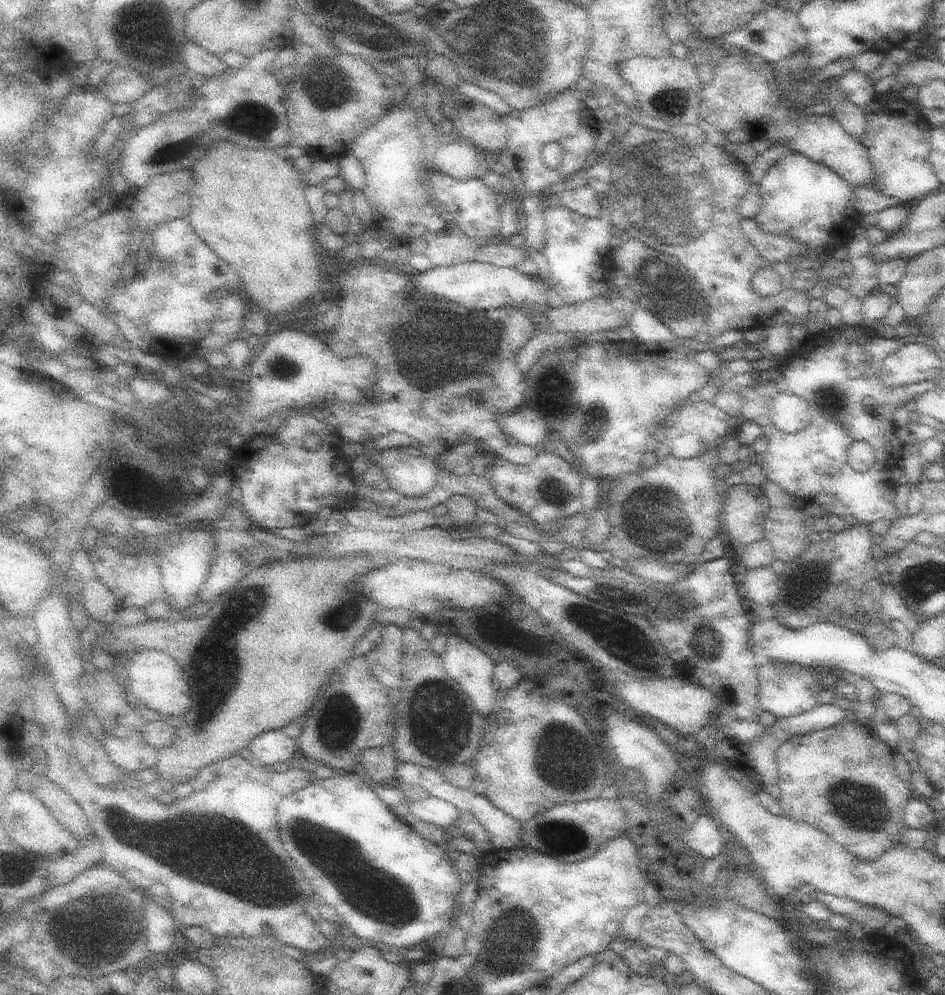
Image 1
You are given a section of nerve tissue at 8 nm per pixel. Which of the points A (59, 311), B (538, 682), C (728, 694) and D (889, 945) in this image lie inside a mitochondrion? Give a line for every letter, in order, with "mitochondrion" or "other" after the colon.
A: other
B: other
C: other
D: other

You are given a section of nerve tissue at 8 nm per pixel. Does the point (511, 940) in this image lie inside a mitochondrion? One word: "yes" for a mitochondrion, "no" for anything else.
yes

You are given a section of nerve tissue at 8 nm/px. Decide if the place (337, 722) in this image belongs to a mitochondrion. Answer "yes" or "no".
yes

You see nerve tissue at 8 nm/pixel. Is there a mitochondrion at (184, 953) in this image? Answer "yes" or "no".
no

